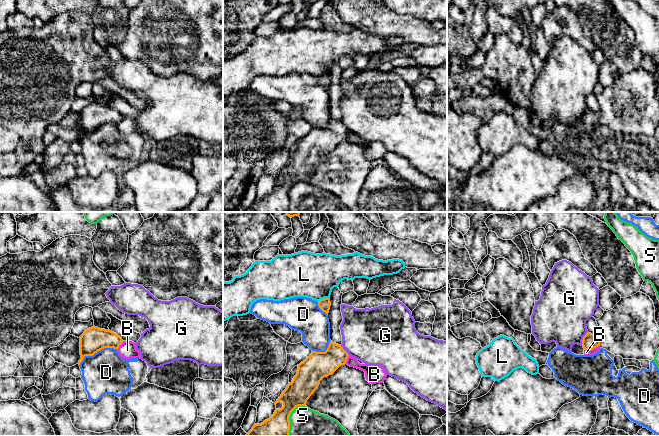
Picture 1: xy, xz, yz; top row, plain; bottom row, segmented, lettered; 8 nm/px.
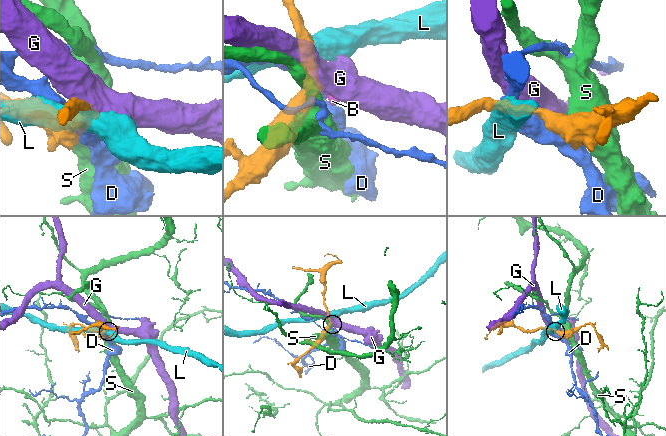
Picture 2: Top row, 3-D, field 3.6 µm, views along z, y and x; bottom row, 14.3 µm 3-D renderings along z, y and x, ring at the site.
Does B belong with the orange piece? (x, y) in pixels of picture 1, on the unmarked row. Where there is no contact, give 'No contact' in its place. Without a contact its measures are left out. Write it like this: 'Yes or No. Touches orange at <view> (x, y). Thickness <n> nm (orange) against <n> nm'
Yes. Touches orange at yz (591, 125). Thickness 120 nm (orange) against 50 nm

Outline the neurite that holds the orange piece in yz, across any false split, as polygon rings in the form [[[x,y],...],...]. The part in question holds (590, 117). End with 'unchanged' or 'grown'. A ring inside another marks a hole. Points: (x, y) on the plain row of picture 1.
[[[587,108],[583,113],[582,122],[584,124],[584,131],[593,131],[600,125],[600,113]]]; grown

